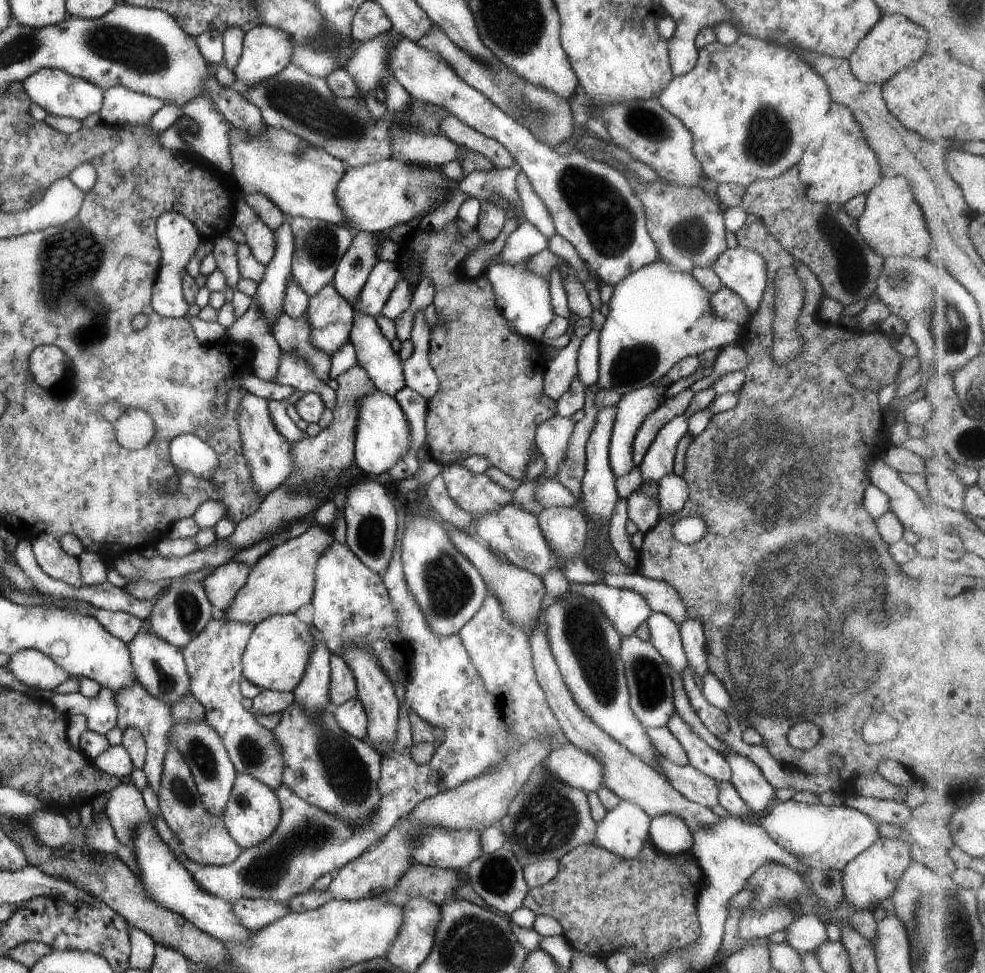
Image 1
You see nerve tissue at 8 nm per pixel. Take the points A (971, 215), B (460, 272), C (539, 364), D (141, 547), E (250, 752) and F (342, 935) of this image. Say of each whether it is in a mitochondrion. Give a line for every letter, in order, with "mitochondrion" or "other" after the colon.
A: other
B: other
C: other
D: other
E: mitochondrion
F: other

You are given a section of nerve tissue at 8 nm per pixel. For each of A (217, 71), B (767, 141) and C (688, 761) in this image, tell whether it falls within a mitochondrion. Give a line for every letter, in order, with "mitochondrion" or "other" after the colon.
A: other
B: mitochondrion
C: other

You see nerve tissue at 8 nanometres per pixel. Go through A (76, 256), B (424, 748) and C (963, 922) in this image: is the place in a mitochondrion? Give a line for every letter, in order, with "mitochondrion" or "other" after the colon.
A: mitochondrion
B: mitochondrion
C: mitochondrion

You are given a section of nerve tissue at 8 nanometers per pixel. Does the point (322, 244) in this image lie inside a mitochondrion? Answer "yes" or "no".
yes

